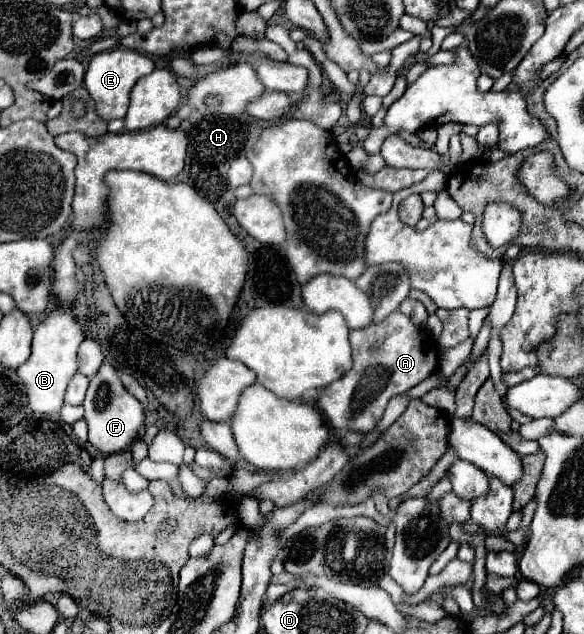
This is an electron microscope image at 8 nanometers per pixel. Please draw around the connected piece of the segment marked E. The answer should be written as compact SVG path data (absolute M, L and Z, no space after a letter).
M119 47L119 49L97 53L89 61L89 67L87 67L87 73L85 73L85 87L95 101L97 113L107 121L123 119L125 113L127 113L127 107L129 107L129 93L131 93L133 85L137 83L139 77L149 75L153 69L155 69L153 61L145 55L141 55L139 51Z

